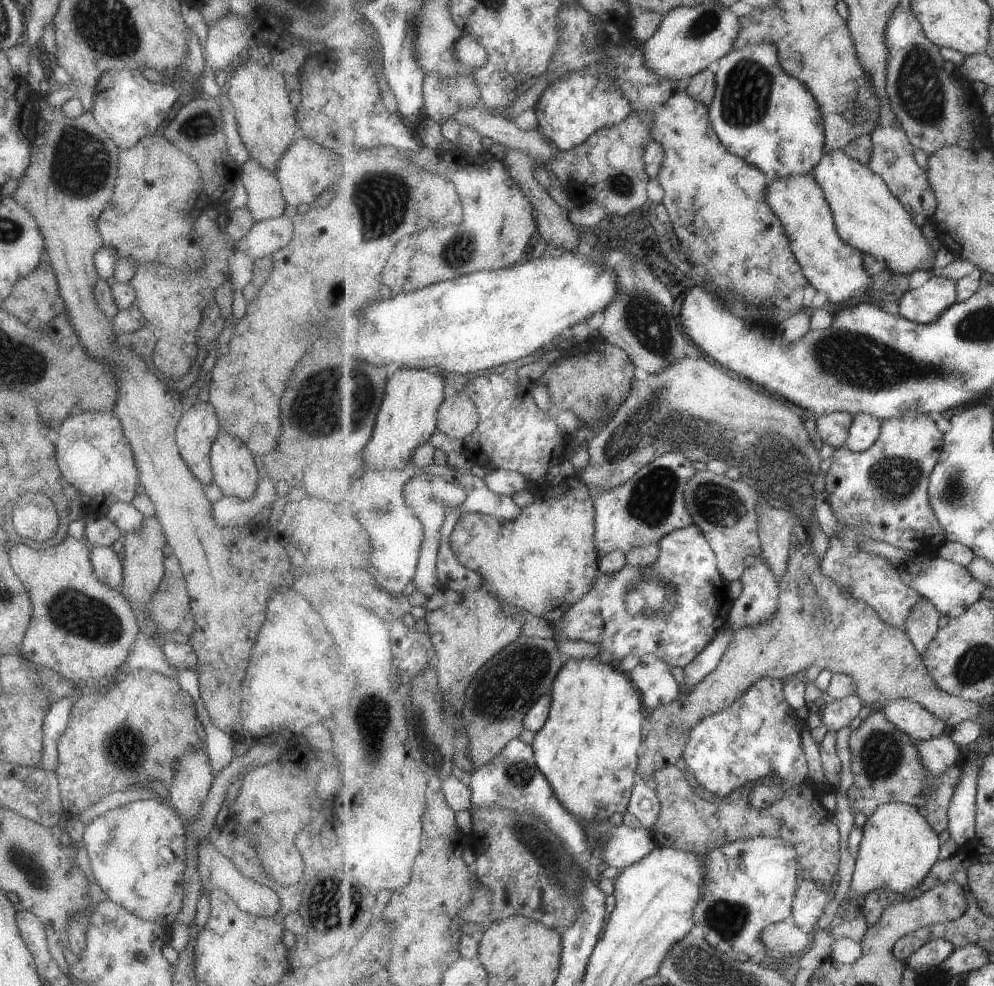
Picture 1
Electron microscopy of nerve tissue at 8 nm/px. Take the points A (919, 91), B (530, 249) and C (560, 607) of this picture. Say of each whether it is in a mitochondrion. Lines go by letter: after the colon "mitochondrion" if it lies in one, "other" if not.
A: mitochondrion
B: other
C: other

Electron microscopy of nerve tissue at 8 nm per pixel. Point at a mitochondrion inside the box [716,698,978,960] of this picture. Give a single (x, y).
(881, 756)

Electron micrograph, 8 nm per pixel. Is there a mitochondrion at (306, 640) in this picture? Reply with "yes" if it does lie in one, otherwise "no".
no

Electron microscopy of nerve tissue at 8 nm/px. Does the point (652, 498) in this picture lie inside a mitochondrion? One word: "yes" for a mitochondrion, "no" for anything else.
yes

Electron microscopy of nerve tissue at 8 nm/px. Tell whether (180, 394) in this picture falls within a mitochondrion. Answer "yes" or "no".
no

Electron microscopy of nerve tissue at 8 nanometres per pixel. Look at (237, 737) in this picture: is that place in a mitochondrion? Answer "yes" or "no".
no

